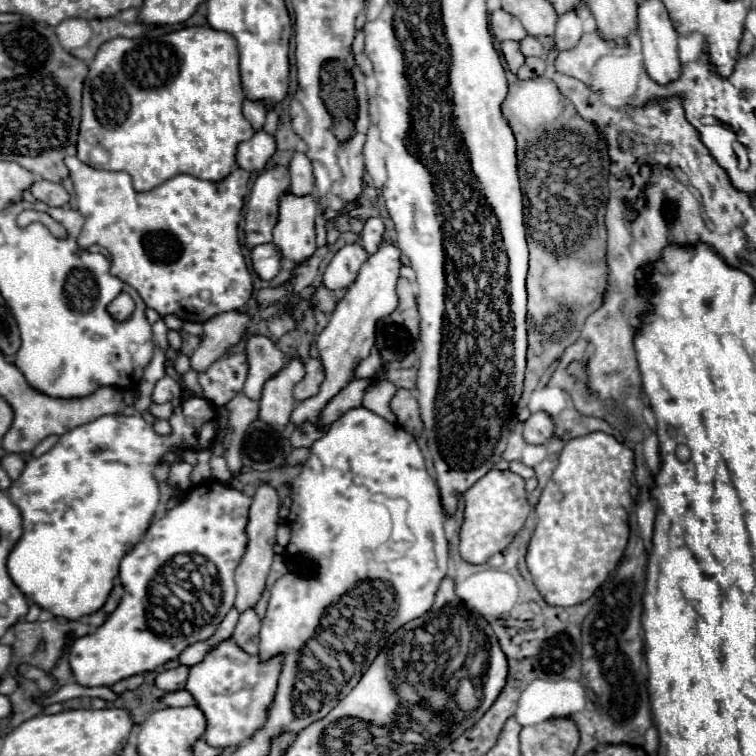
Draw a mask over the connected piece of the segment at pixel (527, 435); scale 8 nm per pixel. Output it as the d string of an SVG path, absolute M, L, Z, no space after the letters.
M535 413L525 421L523 439L527 443L541 445L541 443L547 443L553 437L553 431L555 431L553 419L547 413Z

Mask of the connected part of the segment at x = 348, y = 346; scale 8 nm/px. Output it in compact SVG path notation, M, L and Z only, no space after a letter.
M383 241L379 251L373 253L363 263L355 283L347 289L343 299L337 303L337 309L333 311L331 321L317 337L317 349L325 367L325 381L321 383L321 389L315 397L309 397L307 401L301 401L295 407L295 411L291 413L293 425L301 425L303 421L319 421L319 413L323 405L353 379L357 365L365 357L369 357L369 351L375 345L375 323L397 307L395 283L399 279L399 267L401 267L399 255L401 251L395 245Z

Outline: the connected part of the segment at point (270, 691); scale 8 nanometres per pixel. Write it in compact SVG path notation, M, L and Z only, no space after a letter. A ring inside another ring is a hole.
M233 639L217 645L207 657L193 665L187 679L187 691L197 699L197 707L205 713L207 731L203 739L211 747L237 747L251 739L251 735L267 721L267 711L273 703L277 689L277 667L281 669L283 657L261 663L257 655L247 655ZM267 675L267 693L263 691L263 677Z

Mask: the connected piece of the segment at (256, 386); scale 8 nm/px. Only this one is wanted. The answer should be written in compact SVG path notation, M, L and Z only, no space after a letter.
M265 335L249 337L245 355L249 361L249 373L247 373L243 393L249 399L257 401L257 399L261 399L261 391L263 391L265 381L285 365L285 357L277 349L277 345Z

